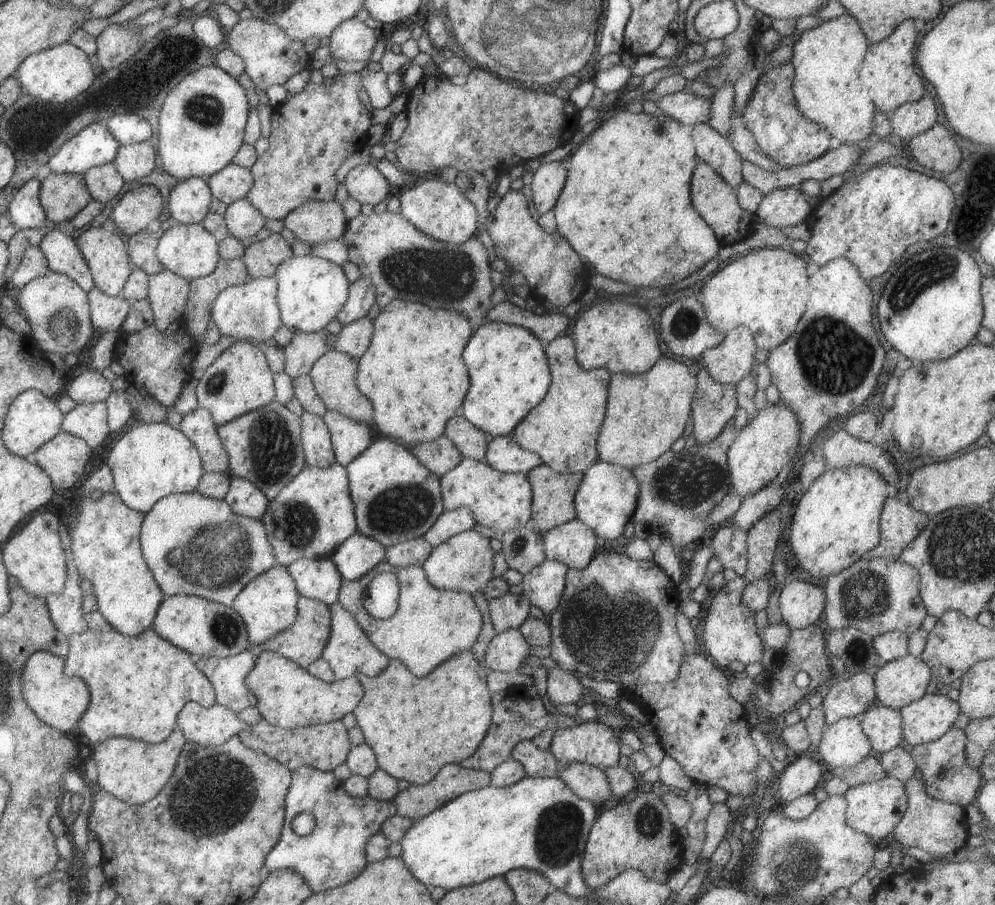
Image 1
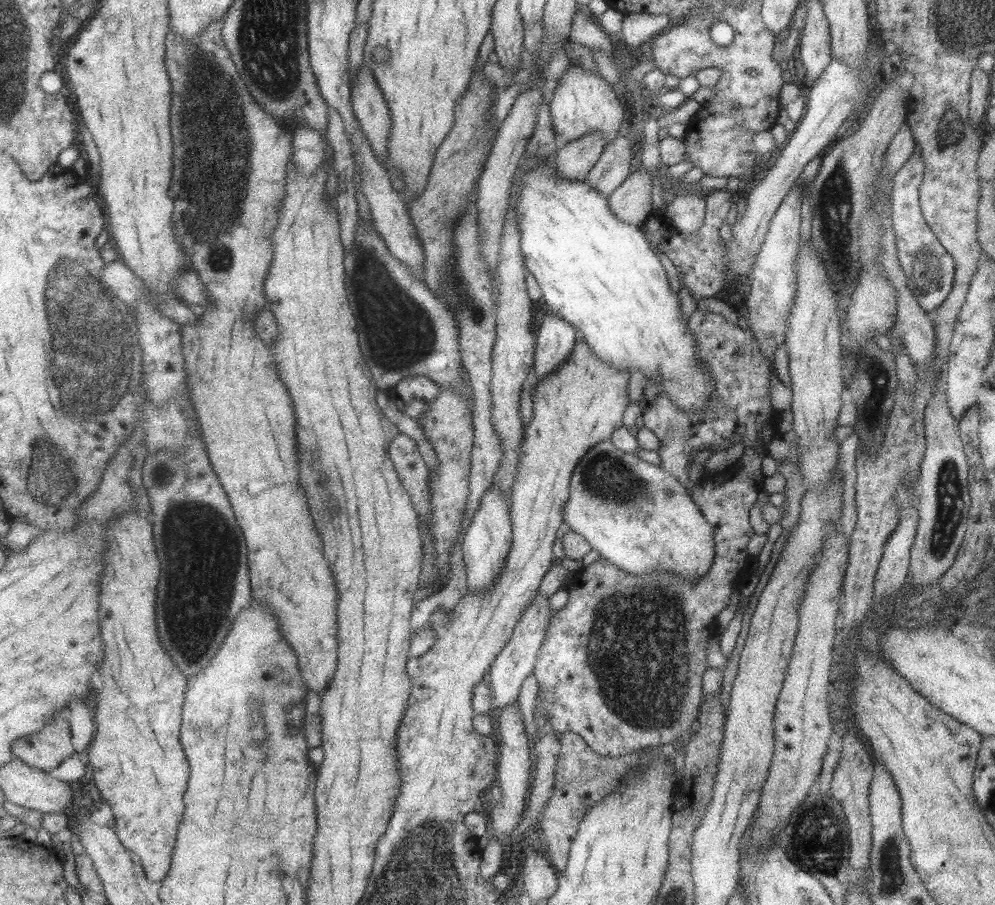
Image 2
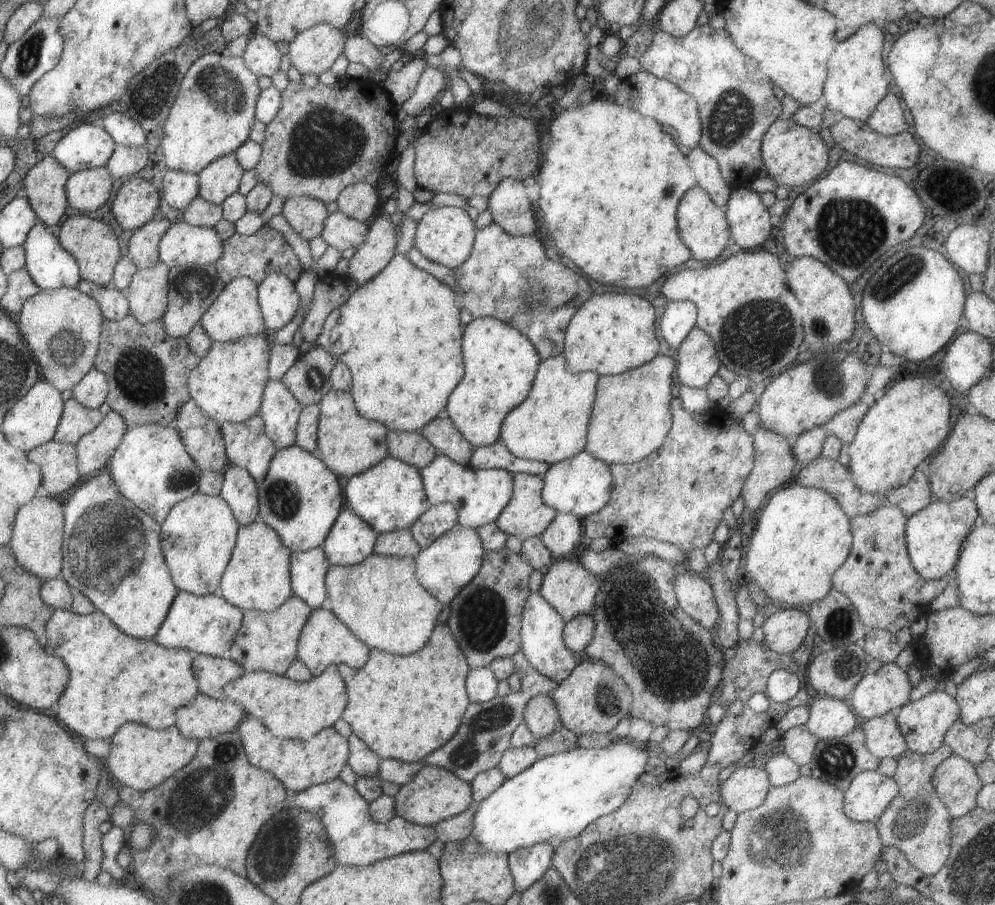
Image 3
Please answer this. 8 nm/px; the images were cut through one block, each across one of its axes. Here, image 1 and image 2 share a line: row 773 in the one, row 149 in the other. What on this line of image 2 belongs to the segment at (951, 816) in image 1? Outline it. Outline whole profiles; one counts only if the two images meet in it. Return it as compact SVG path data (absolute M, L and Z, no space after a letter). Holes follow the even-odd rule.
M917 149L905 160L905 164L891 178L891 221L897 247L897 261L903 269L907 289L921 311L934 312L943 304L951 290L955 263L945 251L939 239L925 223L919 208L918 188L923 176L923 161Z

